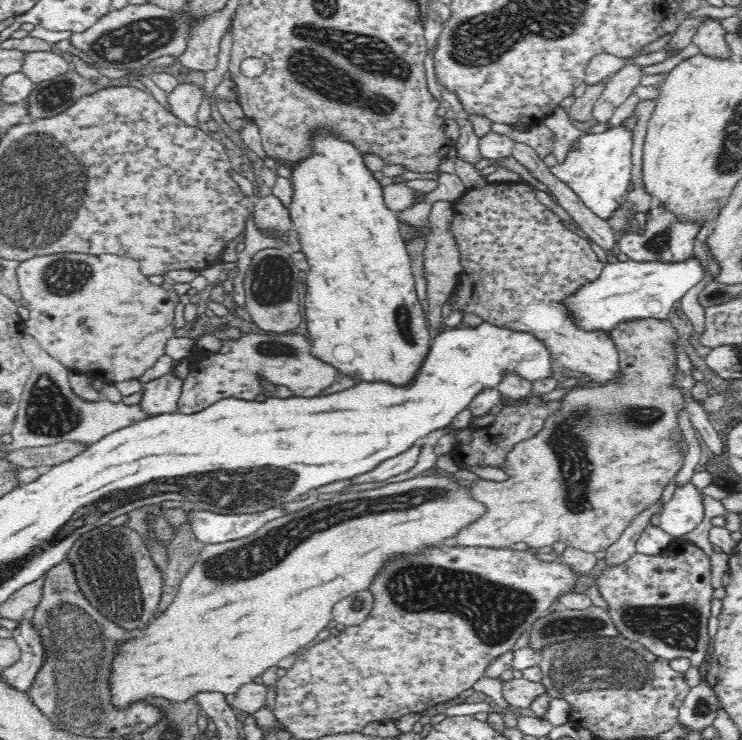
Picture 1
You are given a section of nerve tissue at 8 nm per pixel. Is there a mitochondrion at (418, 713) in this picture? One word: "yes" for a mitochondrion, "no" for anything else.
no

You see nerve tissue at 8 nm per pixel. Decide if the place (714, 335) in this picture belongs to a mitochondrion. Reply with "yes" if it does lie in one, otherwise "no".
no

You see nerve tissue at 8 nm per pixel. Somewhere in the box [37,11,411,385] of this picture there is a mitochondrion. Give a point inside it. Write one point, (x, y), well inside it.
(125, 44)

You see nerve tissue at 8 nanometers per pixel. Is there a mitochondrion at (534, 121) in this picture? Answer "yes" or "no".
no

